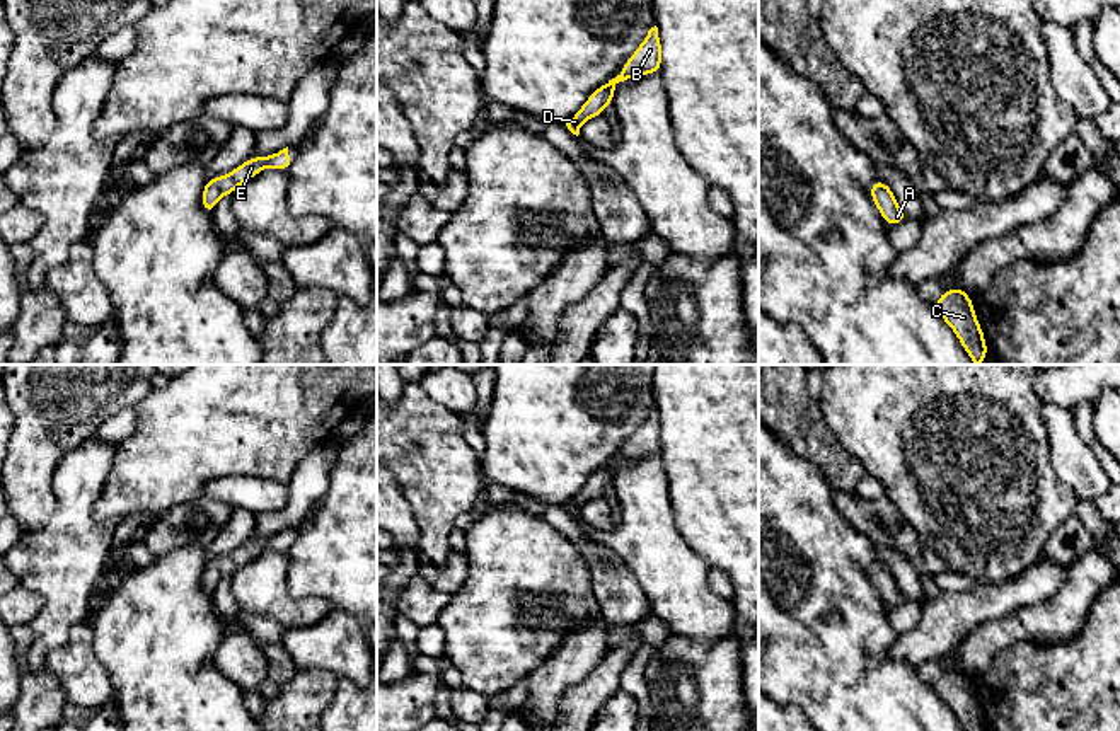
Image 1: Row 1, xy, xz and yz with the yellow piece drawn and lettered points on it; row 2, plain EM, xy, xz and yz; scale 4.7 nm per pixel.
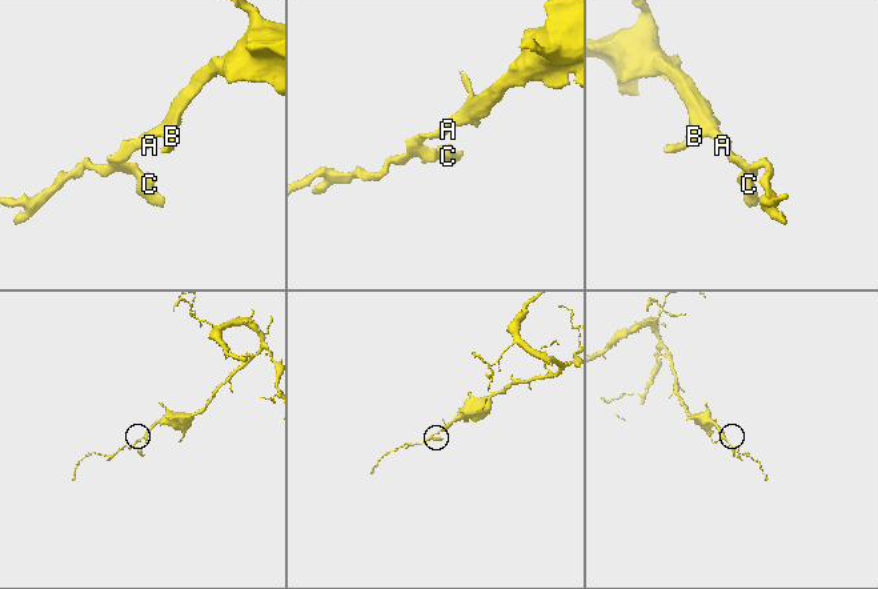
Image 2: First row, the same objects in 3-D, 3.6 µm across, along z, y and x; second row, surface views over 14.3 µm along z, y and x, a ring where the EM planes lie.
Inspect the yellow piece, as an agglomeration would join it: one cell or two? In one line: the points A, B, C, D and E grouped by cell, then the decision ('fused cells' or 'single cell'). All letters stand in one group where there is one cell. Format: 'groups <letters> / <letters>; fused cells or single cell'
groups A B C D E; single cell

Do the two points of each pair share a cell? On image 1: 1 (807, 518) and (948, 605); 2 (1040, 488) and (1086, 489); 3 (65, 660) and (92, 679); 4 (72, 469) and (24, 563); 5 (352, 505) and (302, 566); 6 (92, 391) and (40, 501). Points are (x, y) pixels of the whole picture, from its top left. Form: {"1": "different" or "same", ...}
{"1": "different", "2": "different", "3": "same", "4": "same", "5": "same", "6": "same"}

